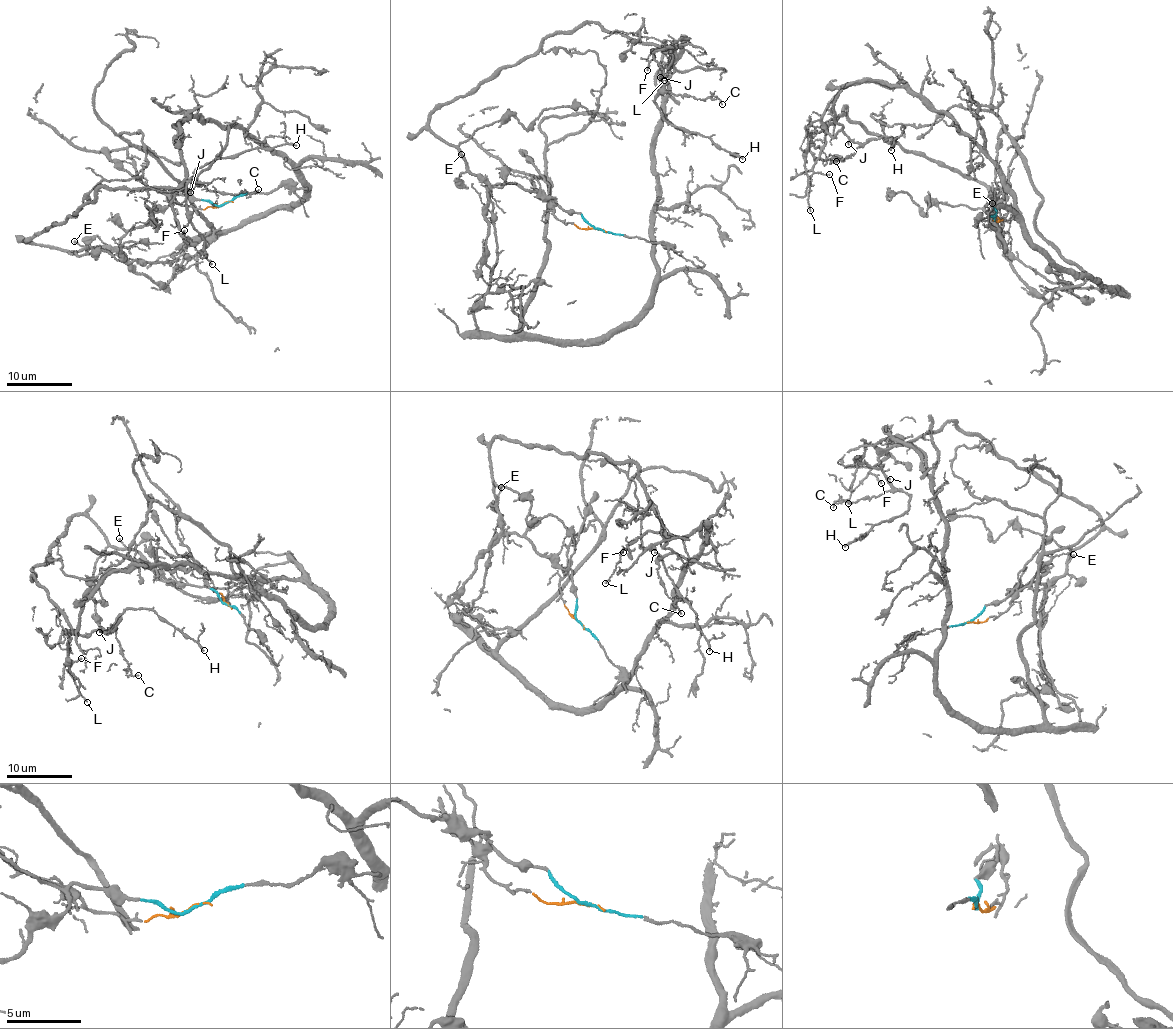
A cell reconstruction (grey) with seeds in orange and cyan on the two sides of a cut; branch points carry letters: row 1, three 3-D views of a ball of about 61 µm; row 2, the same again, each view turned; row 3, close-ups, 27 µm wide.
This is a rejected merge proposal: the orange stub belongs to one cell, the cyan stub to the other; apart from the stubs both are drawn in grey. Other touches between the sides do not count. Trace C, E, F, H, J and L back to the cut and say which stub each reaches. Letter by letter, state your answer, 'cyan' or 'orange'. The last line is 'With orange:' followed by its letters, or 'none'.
C: cyan
E: cyan
F: cyan
H: cyan
J: cyan
L: cyan
With orange: none

